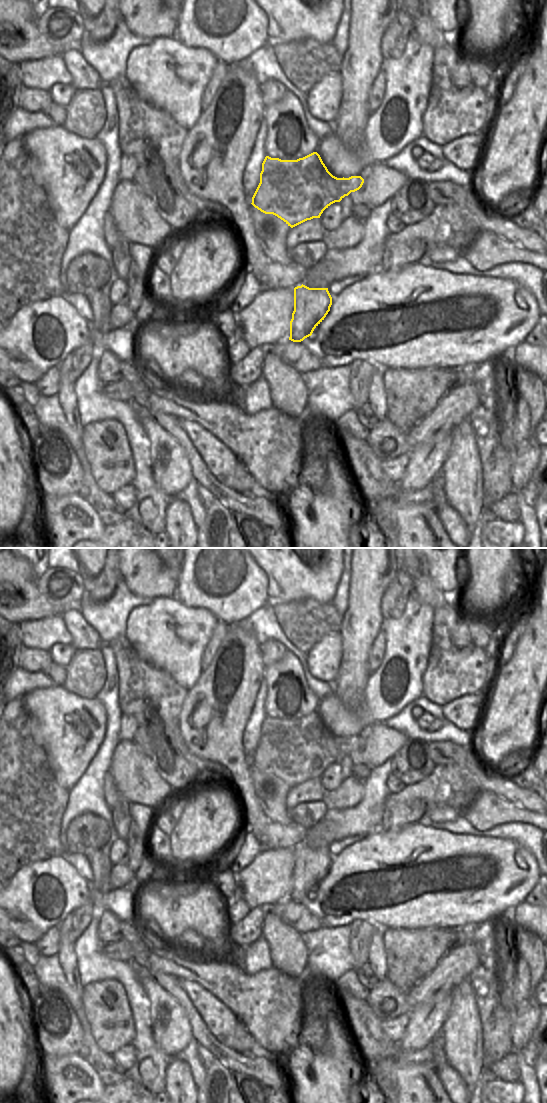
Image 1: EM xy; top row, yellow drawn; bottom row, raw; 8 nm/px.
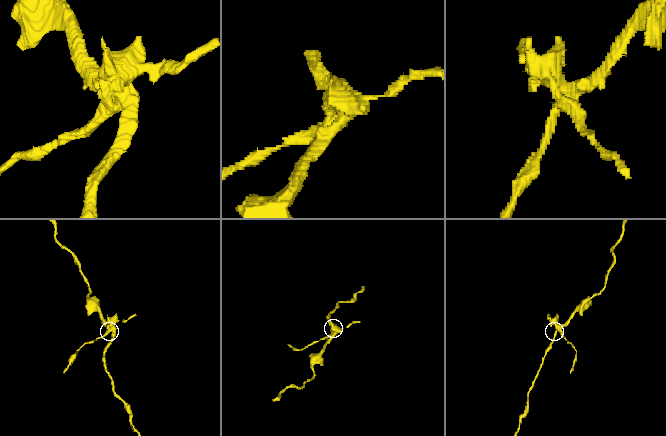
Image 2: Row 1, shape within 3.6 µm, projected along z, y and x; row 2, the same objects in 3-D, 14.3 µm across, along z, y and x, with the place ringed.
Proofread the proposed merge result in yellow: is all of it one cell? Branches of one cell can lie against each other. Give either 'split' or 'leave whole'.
split

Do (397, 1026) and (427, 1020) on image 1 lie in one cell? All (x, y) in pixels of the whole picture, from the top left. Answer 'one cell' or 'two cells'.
two cells

